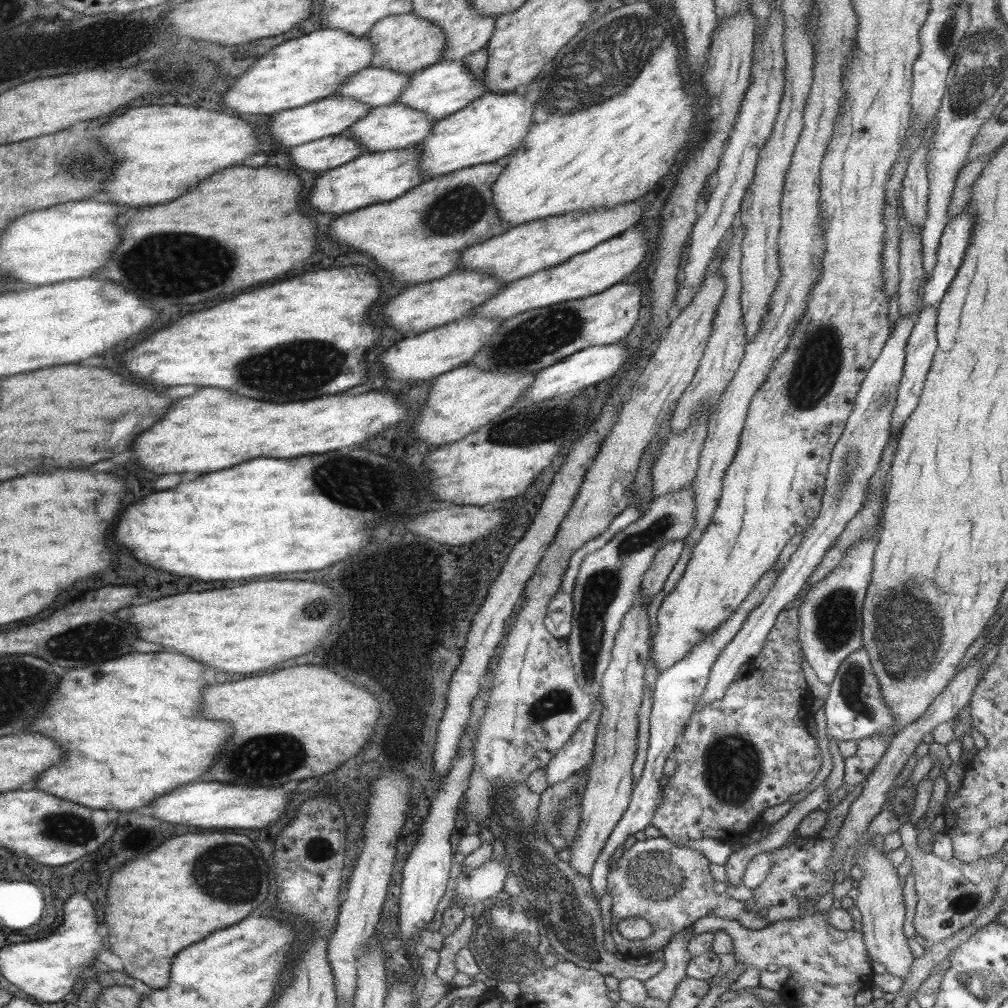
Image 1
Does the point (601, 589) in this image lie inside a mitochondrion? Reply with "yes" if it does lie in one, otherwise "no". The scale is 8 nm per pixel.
yes

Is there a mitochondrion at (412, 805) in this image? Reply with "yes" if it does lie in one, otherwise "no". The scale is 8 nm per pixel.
no

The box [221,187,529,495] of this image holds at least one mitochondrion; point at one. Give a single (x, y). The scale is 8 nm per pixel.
(276, 373)

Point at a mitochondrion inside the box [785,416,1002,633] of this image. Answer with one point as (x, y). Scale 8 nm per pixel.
(851, 460)

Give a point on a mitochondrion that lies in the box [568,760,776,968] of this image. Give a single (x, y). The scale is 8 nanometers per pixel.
(657, 875)

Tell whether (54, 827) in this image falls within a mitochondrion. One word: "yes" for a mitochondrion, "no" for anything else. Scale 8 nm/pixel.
yes

